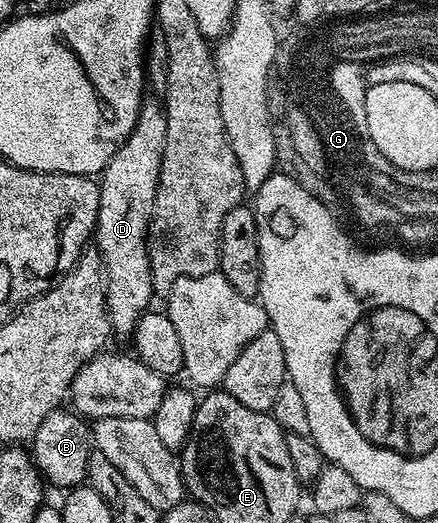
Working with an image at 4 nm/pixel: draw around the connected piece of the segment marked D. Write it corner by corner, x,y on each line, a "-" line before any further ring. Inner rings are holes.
144,100
133,131
120,143
113,159
109,159
109,163
97,177
99,214
95,220
93,245
103,263
107,311
111,314
111,327
116,334
134,334
139,316
152,308
147,228
151,226
157,199
166,130
166,108
158,100

